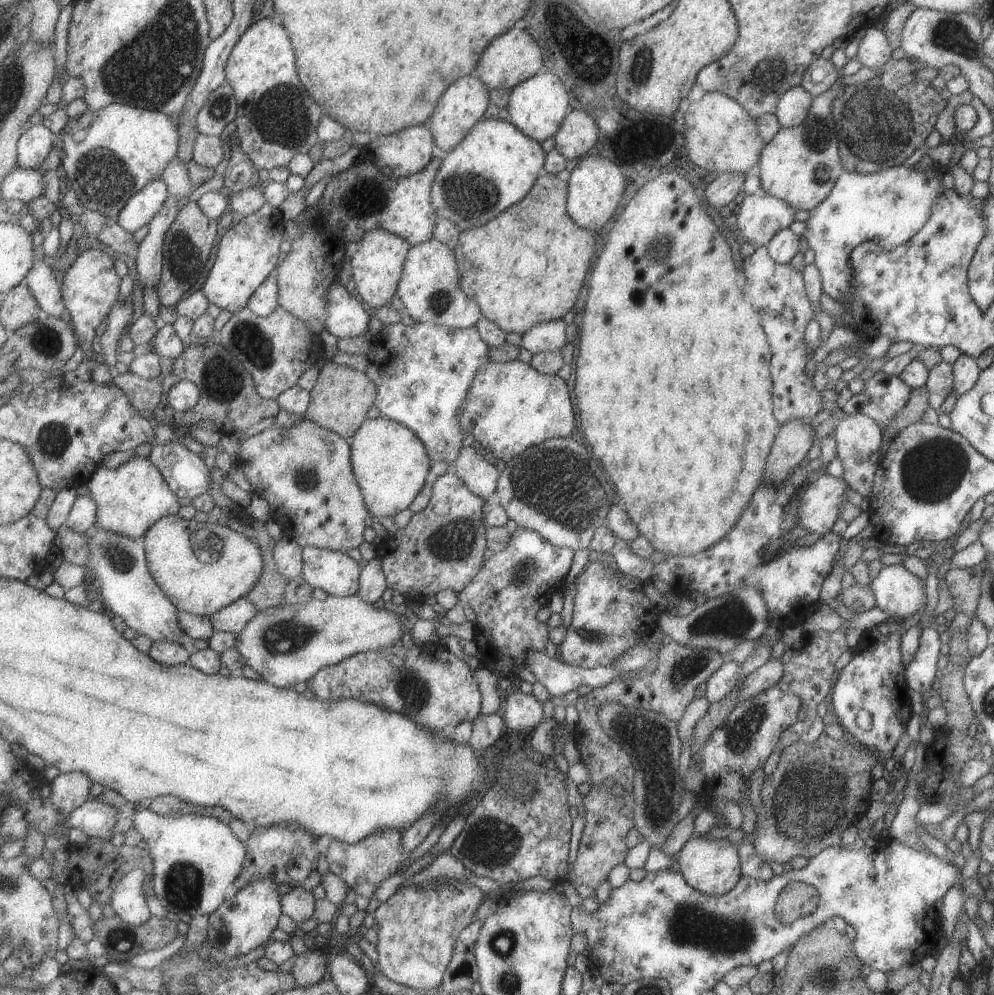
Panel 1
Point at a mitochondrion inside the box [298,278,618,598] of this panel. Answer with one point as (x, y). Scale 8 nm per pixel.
(568, 490)

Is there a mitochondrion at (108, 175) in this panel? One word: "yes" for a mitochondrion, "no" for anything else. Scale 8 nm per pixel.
yes

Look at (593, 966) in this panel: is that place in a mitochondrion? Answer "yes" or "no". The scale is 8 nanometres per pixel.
no

